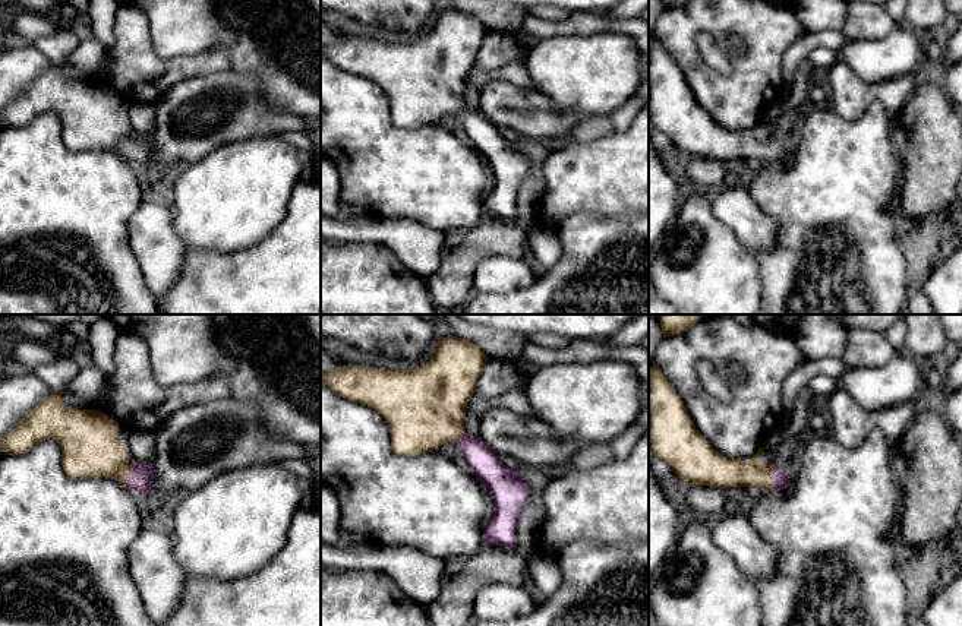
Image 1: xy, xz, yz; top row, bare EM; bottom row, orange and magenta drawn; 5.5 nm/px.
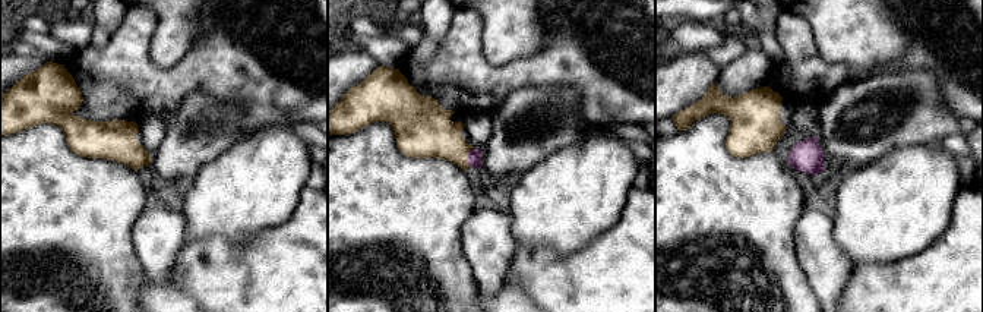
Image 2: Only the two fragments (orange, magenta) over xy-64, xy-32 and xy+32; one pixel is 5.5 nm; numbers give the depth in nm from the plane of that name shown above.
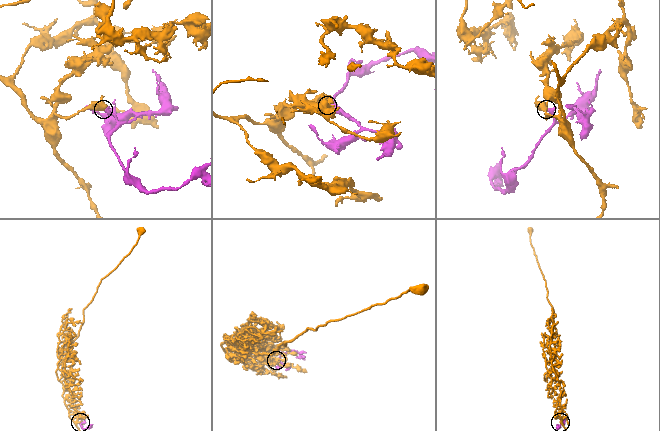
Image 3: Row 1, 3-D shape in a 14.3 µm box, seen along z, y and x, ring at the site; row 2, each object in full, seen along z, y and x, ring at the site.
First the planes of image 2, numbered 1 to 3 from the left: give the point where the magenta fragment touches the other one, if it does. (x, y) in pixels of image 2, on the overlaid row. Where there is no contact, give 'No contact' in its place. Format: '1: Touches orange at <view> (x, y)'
1: No contact
2: Touches orange at xy-32 (467, 157)
3: No contact

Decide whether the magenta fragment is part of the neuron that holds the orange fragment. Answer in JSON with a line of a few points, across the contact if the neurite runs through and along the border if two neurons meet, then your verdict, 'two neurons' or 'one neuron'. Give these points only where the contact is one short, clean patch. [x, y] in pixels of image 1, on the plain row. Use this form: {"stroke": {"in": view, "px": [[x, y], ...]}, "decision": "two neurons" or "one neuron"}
{"stroke": {"in": "yz", "px": [[725, 145], [753, 145], [770, 149], [778, 148]]}, "decision": "one neuron"}

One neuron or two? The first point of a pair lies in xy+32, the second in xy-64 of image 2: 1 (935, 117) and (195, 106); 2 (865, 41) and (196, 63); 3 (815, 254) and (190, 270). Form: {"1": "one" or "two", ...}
{"1": "one", "2": "two", "3": "two"}

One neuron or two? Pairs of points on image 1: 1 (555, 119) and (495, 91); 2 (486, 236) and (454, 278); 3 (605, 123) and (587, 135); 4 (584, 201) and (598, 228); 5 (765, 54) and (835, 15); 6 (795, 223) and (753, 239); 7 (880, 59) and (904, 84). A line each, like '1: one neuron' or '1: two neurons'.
1: one neuron
2: one neuron
3: one neuron
4: two neurons
5: two neurons
6: two neurons
7: two neurons

